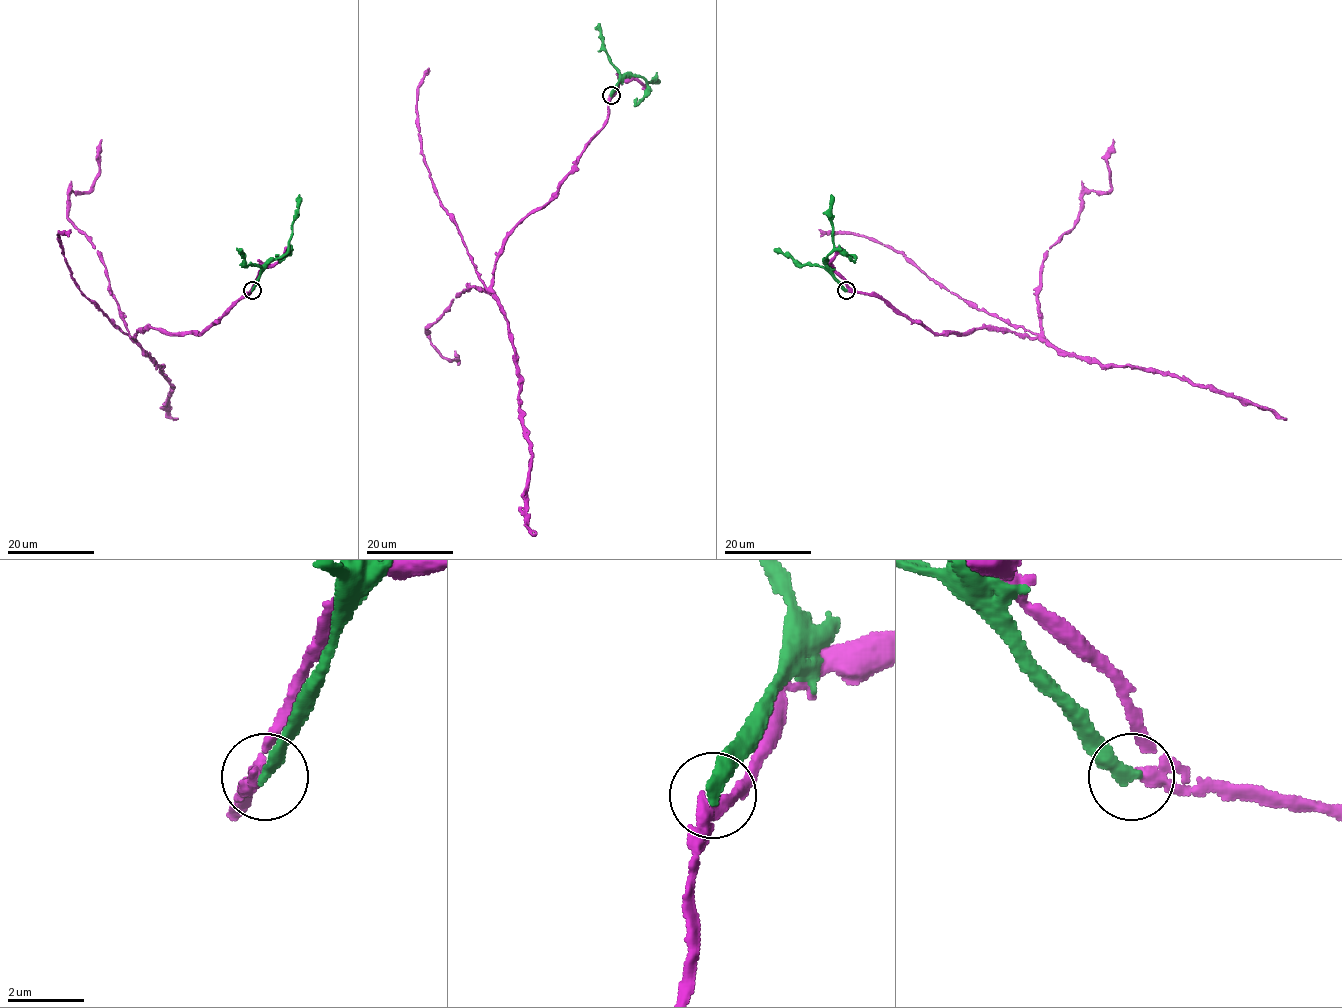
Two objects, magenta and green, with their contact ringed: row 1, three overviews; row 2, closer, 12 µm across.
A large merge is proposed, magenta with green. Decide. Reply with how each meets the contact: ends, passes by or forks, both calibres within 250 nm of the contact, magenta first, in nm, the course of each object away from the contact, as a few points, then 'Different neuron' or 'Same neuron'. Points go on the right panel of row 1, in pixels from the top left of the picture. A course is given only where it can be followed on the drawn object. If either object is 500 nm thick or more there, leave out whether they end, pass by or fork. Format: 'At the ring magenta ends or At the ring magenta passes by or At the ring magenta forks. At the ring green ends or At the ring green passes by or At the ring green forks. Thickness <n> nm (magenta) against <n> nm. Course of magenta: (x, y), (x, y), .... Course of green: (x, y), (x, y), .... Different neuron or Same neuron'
At the ring magenta passes by. At the ring green ends. Thickness 240 nm (magenta) against 360 nm. Course of magenta: (845, 289), (877, 294), (936, 333), (984, 327), (1028, 335), (1104, 365), (1173, 373), (1286, 418). Course of green: (845, 290), (827, 263), (827, 256), (833, 248), (830, 195). Different neuron

